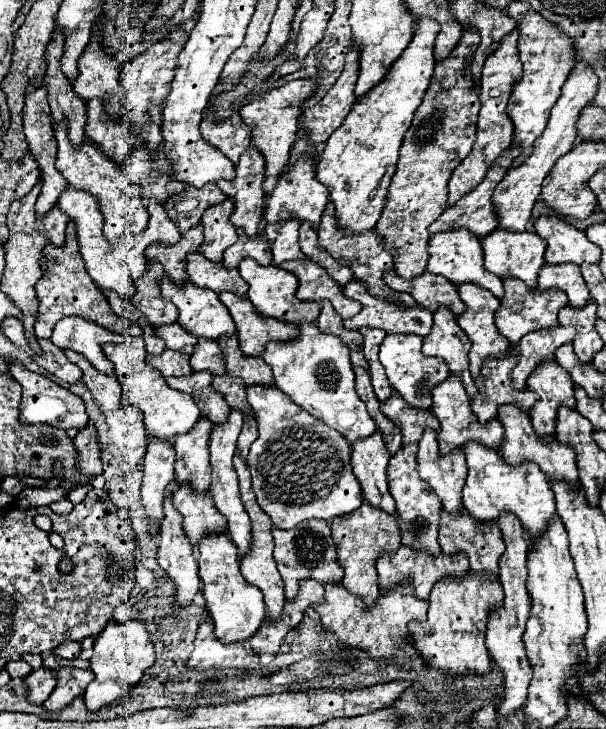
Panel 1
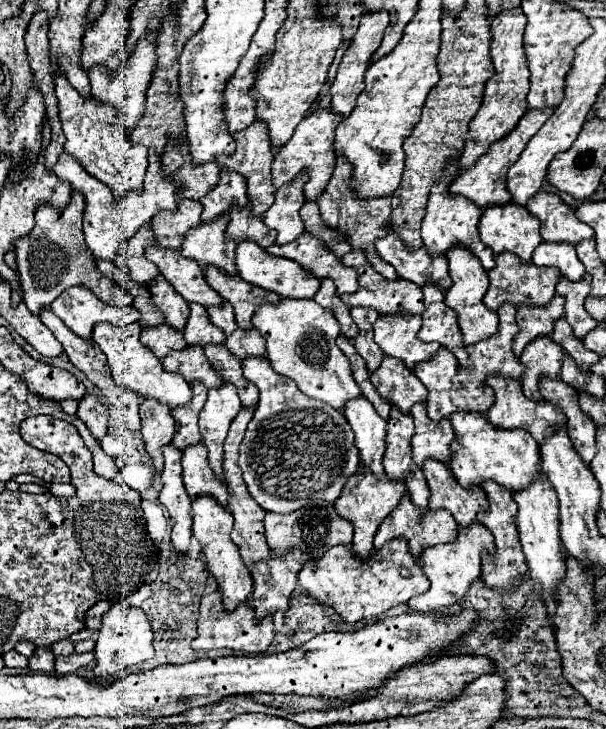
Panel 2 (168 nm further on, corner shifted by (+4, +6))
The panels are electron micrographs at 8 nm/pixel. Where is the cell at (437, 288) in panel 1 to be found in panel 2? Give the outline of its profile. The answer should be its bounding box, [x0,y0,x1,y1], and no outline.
[375,230,451,292]

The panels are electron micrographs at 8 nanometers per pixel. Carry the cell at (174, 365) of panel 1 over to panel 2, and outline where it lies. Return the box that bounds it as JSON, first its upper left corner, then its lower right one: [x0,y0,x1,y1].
[141,324,187,360]

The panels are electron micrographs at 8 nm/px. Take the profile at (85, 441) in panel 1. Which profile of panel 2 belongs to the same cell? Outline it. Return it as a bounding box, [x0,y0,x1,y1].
[77,394,109,440]

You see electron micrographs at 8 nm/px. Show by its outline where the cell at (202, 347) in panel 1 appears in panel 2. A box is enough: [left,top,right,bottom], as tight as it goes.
[183,304,225,346]

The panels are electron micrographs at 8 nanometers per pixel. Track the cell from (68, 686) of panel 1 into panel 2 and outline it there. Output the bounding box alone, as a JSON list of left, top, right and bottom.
[55,652,95,676]

